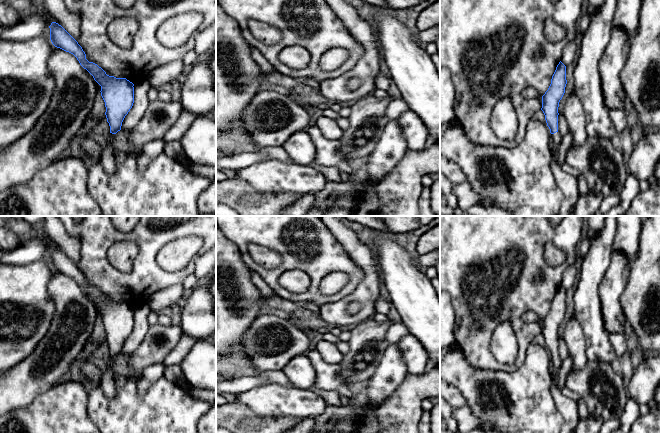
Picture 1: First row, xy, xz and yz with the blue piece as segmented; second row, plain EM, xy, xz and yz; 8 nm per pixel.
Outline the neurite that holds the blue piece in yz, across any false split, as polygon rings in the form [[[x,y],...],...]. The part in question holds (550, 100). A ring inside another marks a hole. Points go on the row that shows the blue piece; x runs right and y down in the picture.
[[[560,61],[552,76],[548,90],[542,96],[541,108],[545,115],[547,126],[550,129],[552,144],[554,146],[558,146],[562,138],[558,132],[558,107],[565,93],[566,84],[566,66]]]

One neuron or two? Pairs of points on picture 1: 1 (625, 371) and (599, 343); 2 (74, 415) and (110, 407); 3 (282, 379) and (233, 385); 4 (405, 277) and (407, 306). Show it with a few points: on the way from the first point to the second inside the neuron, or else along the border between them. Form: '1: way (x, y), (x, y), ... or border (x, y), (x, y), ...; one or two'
1: border (617, 356), (610, 363); two
2: border (88, 388), (87, 414), (93, 422); two
3: way (270, 377), (245, 383); one
4: way (406, 284), (407, 299); one

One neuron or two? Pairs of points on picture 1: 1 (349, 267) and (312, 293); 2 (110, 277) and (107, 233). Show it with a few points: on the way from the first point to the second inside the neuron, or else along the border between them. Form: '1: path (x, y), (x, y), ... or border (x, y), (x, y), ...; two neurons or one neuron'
1: path (337, 266), (328, 266), (315, 281); one neuron
2: path (100, 266), (100, 244); one neuron

